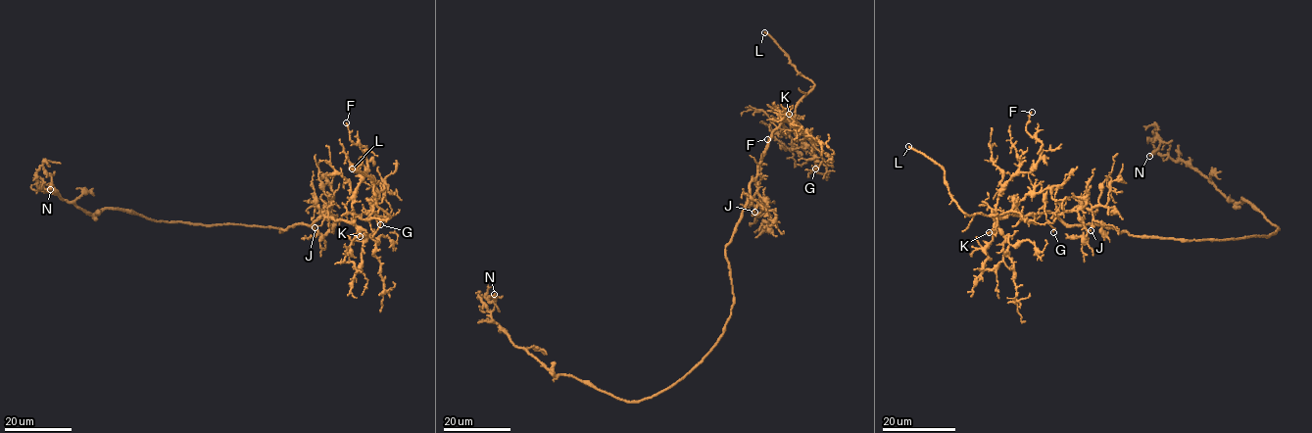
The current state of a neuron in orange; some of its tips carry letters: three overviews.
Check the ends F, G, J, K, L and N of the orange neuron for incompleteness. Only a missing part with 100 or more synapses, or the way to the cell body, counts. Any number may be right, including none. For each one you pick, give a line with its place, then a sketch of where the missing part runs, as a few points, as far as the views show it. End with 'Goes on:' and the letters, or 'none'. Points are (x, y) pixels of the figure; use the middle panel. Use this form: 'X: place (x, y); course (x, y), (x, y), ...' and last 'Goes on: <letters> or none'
L: place (764, 32)
Goes on: L

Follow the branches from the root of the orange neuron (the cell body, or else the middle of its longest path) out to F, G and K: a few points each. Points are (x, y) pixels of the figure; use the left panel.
F: (270, 227), (312, 226), (324, 216), (354, 220), (353, 193), (367, 165), (346, 122)
G: (270, 227), (281, 232), (312, 226), (324, 216), (367, 218), (383, 186), (392, 211), (380, 224)
K: (270, 227), (283, 228), (281, 232), (295, 224), (312, 226), (324, 216), (353, 222), (355, 237), (360, 236)

